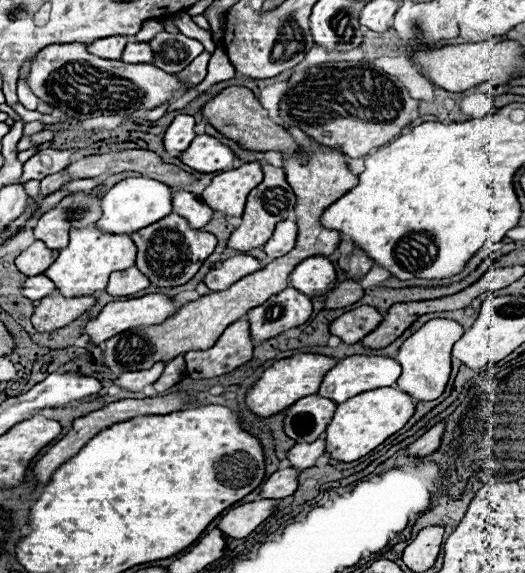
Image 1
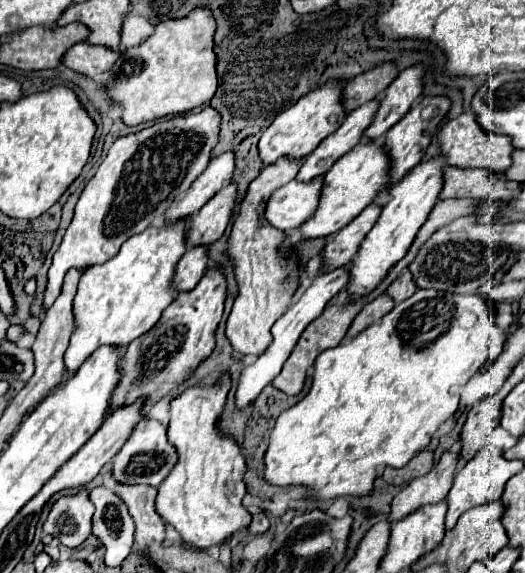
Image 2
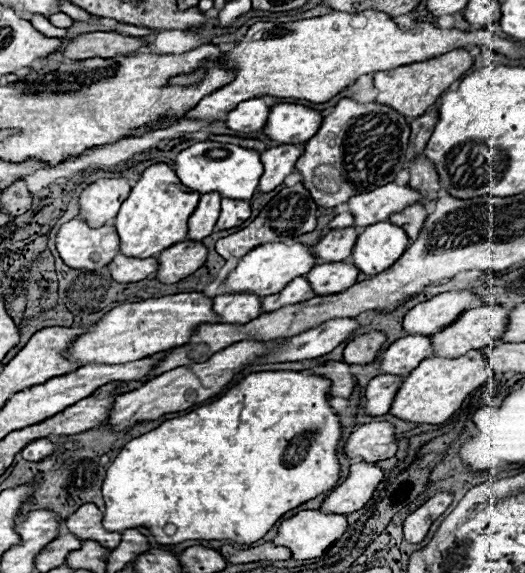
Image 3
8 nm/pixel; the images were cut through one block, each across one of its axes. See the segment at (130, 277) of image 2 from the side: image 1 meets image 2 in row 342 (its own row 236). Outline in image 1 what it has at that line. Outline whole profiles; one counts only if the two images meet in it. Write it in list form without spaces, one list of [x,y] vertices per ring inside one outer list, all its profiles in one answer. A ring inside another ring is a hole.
[[[72,228],[70,244],[64,250],[60,250],[58,258],[44,272],[44,276],[48,276],[56,284],[56,290],[64,298],[92,296],[106,288],[108,276],[112,272],[130,268],[134,264],[134,258],[136,258],[136,248],[134,248],[130,234],[108,236],[108,234],[98,232],[96,228]]]

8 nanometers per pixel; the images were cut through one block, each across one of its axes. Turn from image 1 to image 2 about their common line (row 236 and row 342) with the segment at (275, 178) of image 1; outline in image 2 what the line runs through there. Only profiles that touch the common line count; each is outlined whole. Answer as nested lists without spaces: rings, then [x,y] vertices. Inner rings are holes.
[[[288,158],[266,166],[248,184],[246,196],[232,222],[226,254],[234,264],[238,296],[226,322],[226,338],[230,340],[232,348],[244,356],[260,356],[262,350],[266,350],[268,342],[272,340],[272,324],[288,310],[298,288],[298,276],[302,268],[298,264],[296,248],[292,246],[286,232],[280,232],[274,226],[268,226],[268,222],[264,222],[264,202],[268,200],[268,194],[294,180],[298,168],[300,162],[288,162]]]

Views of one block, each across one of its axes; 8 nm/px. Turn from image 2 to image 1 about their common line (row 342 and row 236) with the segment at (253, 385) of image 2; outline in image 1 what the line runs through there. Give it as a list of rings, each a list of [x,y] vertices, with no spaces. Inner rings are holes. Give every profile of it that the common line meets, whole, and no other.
[[[284,220],[280,224],[276,224],[276,230],[274,234],[270,236],[270,240],[264,244],[264,252],[270,256],[270,258],[280,258],[284,256],[286,252],[290,252],[296,244],[296,234],[298,234],[298,228],[294,224],[294,220]]]

